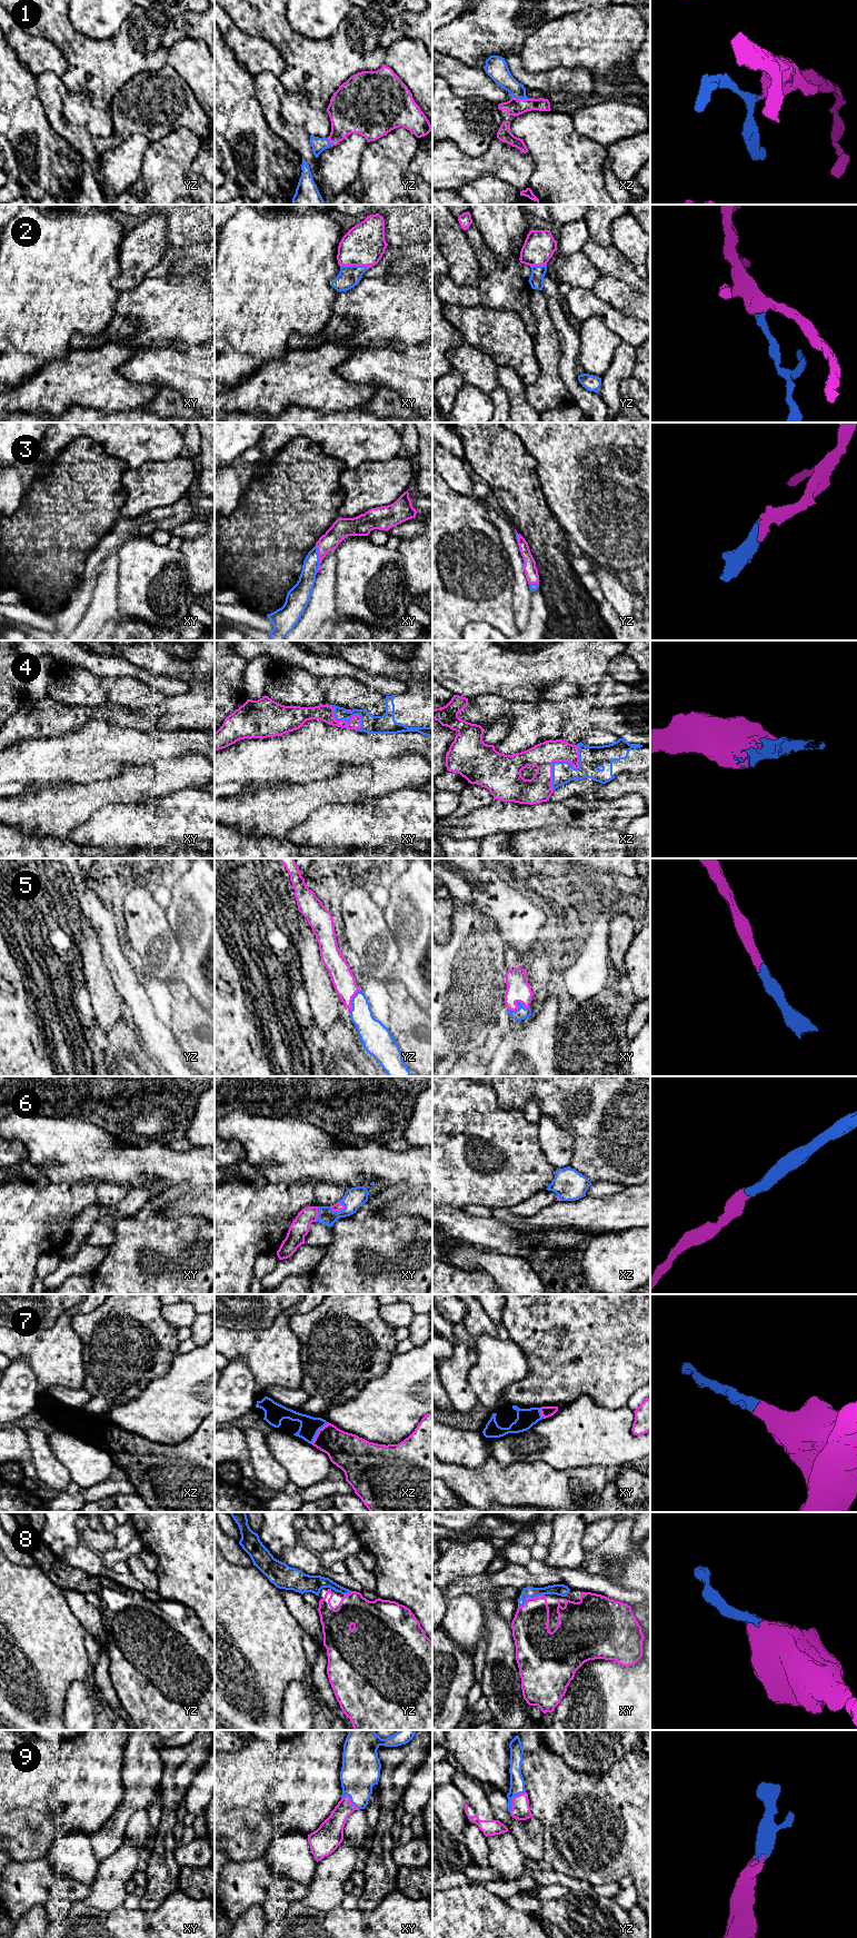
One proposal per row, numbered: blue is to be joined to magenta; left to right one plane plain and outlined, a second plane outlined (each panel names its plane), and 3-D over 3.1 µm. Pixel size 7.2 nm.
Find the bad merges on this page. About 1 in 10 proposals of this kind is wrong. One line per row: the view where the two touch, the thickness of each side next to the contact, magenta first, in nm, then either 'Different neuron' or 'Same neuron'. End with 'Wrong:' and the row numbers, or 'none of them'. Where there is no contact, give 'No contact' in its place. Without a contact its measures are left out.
1: Touches magenta in xz. Thickness 120 nm (magenta) against 150 nm. Same neuron
2: Touches magenta in xy. Thickness 300 nm (magenta) against 160 nm. Same neuron
3: Touches magenta in xy. Thickness 150 nm (magenta) against 120 nm. Same neuron
4: Touches magenta in xz. Thickness 180 nm (magenta) against 180 nm. Same neuron
5: Touches magenta in xy. Thickness 170 nm (magenta) against 90 nm. Same neuron
6: Touches magenta in xy. Thickness 60 nm (magenta) against 150 nm. Same neuron
7: Touches magenta in xz. Thickness 260 nm (magenta) against 140 nm. Same neuron
8: Touches magenta in xy. Thickness 260 nm (magenta) against 80 nm. Same neuron
9: Touches magenta in yz. Thickness 130 nm (magenta) against 110 nm. Same neuron
Wrong: none of them

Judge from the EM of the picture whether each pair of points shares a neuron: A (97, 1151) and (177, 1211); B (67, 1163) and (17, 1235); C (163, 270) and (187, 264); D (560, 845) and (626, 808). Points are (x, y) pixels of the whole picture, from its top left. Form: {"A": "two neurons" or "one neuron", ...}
{"A": "one neuron", "B": "two neurons", "C": "one neuron", "D": "two neurons"}

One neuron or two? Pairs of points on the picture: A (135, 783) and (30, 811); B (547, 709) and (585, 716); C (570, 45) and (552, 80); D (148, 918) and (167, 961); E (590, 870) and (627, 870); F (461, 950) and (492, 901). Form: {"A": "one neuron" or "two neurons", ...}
{"A": "one neuron", "B": "one neuron", "C": "two neurons", "D": "one neuron", "E": "one neuron", "F": "two neurons"}

